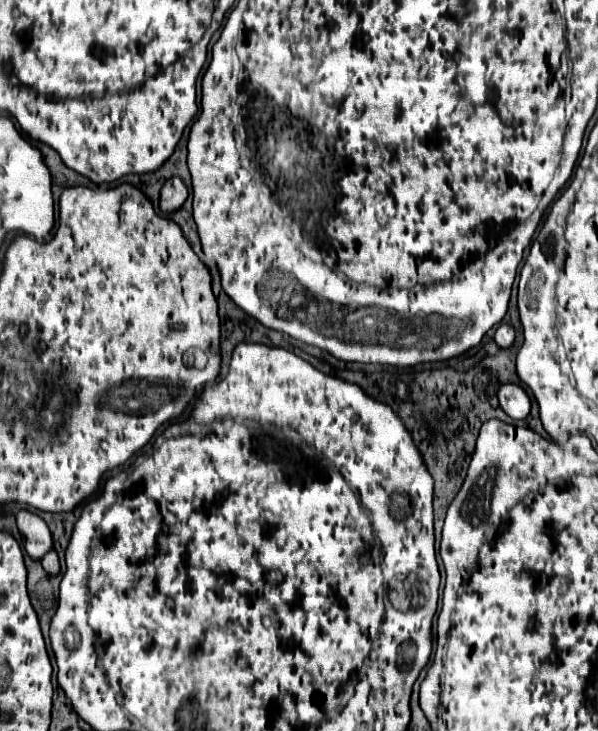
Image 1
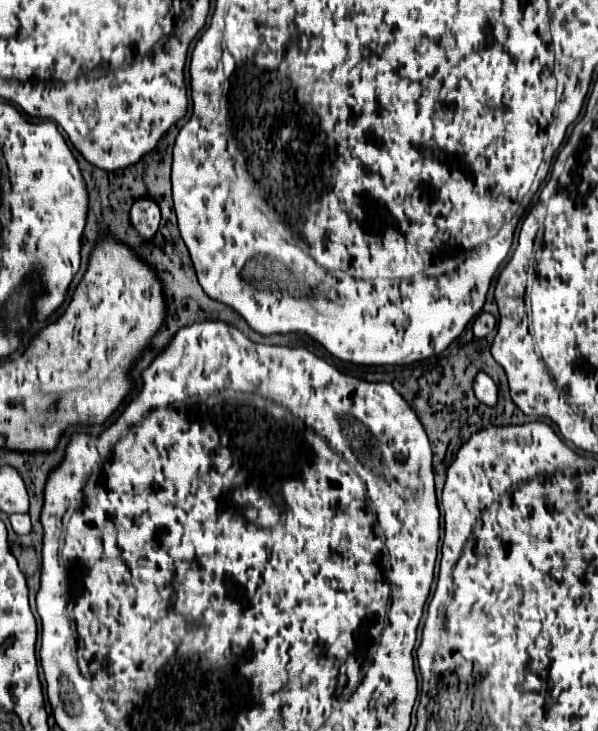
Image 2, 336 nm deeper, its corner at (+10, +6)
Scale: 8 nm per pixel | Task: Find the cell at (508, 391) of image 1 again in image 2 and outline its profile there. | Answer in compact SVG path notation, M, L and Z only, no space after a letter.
M479 371L477 377L473 379L473 393L475 393L475 397L477 397L481 403L485 403L485 405L489 405L489 407L493 407L493 405L497 403L497 385L495 385L493 379L491 379L487 373L483 373L483 371Z

